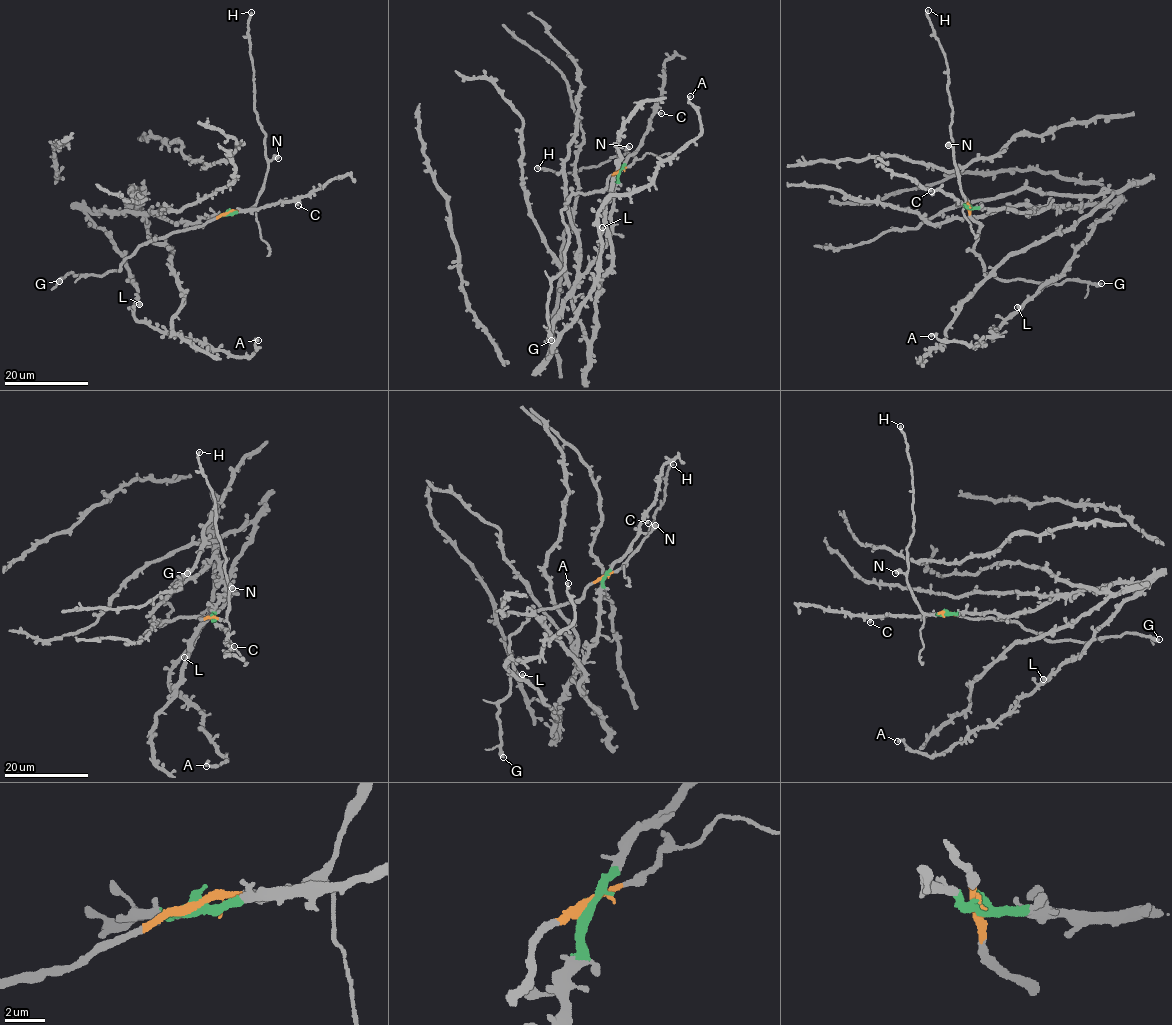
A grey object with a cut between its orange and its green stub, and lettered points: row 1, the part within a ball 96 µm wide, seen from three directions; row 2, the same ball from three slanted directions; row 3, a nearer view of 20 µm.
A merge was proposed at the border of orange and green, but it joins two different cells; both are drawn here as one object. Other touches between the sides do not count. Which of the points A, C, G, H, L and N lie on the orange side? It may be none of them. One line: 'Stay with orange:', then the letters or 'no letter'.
Stay with orange: G, H, N

